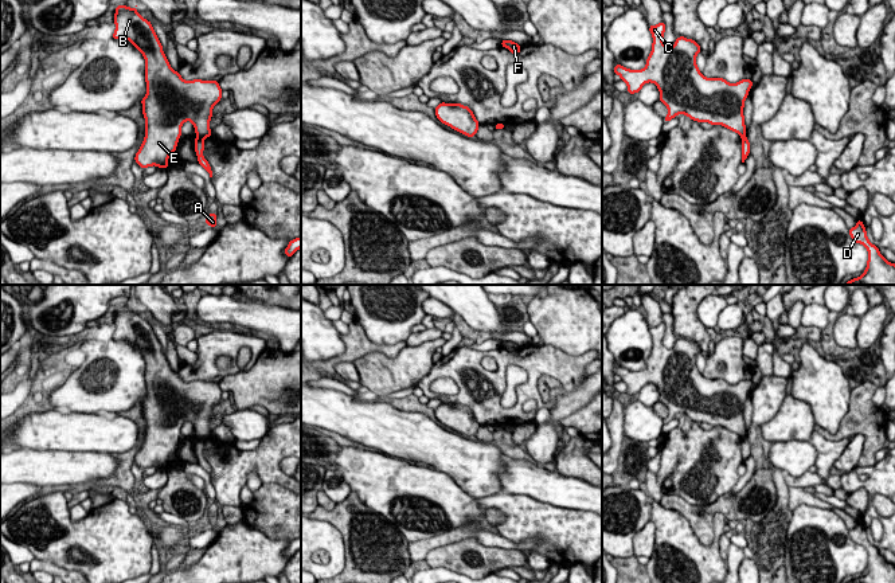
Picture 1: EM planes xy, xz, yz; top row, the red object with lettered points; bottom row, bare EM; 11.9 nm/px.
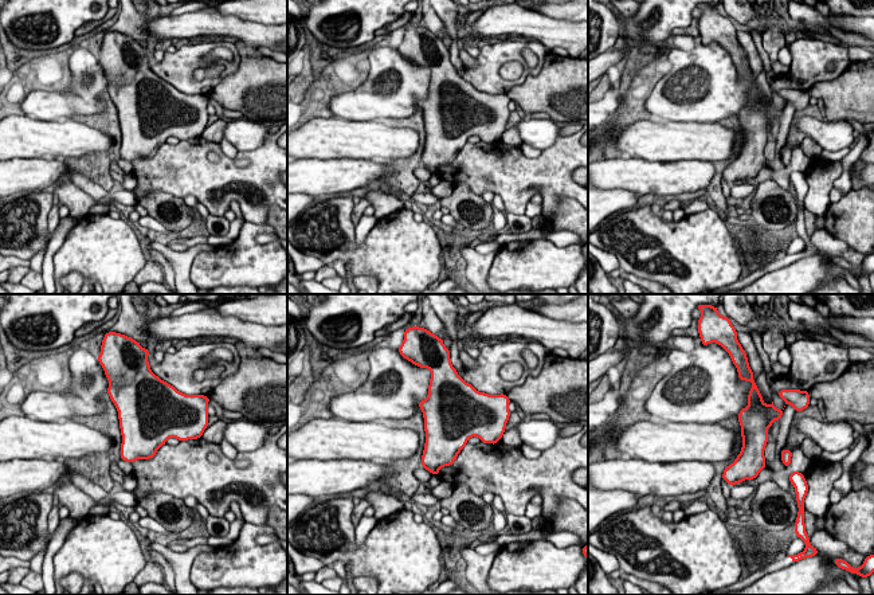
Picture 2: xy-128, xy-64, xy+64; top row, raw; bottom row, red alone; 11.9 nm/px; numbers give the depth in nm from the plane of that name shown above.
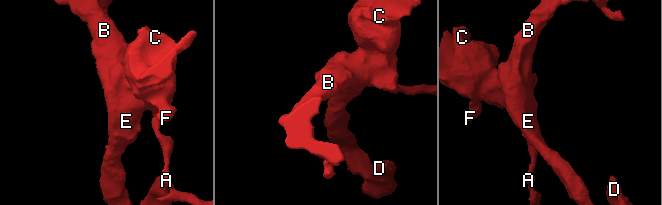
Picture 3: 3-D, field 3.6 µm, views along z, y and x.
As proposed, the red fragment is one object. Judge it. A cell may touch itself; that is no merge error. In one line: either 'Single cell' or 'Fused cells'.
Fused cells

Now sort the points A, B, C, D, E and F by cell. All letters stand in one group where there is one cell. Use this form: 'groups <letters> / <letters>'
groups A / B C D E F

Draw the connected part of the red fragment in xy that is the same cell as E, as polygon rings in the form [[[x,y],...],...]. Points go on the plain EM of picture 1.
[[[117,306],[113,340],[126,340],[145,360],[146,396],[141,400],[145,438],[134,462],[142,469],[168,469],[181,427],[191,422],[198,439],[211,438],[212,408],[222,399],[218,382],[184,382],[163,353],[152,324],[136,308]]]

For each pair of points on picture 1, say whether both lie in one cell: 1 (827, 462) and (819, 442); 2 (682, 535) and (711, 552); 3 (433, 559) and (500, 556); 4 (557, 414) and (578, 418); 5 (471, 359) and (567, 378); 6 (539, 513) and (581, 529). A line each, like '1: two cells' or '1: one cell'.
1: one cell
2: one cell
3: one cell
4: two cells
5: one cell
6: one cell

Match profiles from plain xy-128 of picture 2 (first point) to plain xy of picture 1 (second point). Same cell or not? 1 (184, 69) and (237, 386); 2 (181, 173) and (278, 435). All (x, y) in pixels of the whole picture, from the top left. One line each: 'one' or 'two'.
1: two
2: one

